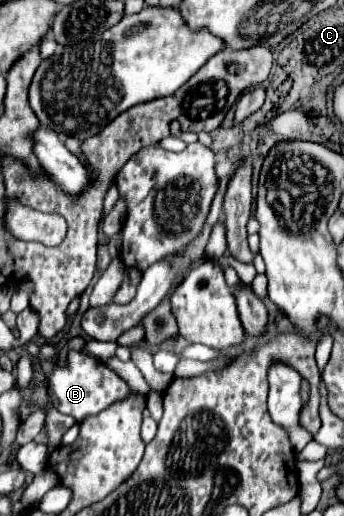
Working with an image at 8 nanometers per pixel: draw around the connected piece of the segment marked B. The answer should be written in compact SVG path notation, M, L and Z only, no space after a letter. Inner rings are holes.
M70 351L66 367L54 367L48 379L48 395L50 403L64 415L74 417L76 421L82 421L88 415L96 415L108 405L112 405L118 399L124 399L130 393L130 387L126 381L122 381L110 367L106 367L102 361L88 357L82 351Z

